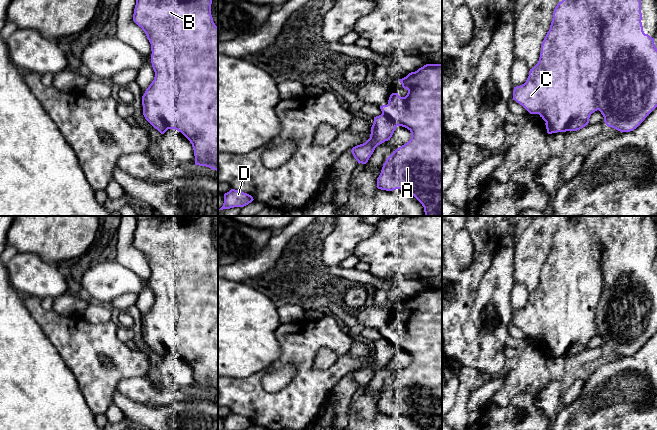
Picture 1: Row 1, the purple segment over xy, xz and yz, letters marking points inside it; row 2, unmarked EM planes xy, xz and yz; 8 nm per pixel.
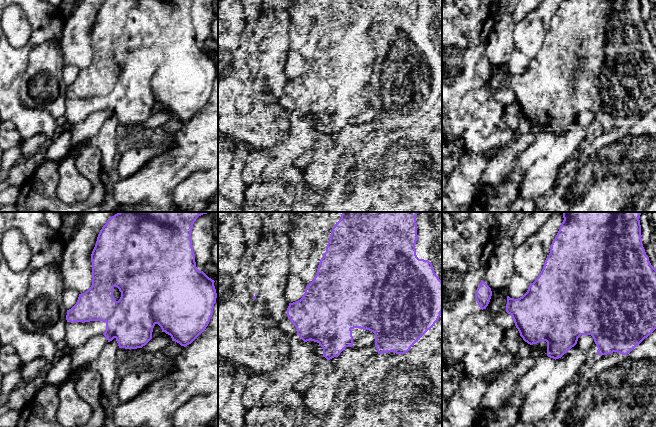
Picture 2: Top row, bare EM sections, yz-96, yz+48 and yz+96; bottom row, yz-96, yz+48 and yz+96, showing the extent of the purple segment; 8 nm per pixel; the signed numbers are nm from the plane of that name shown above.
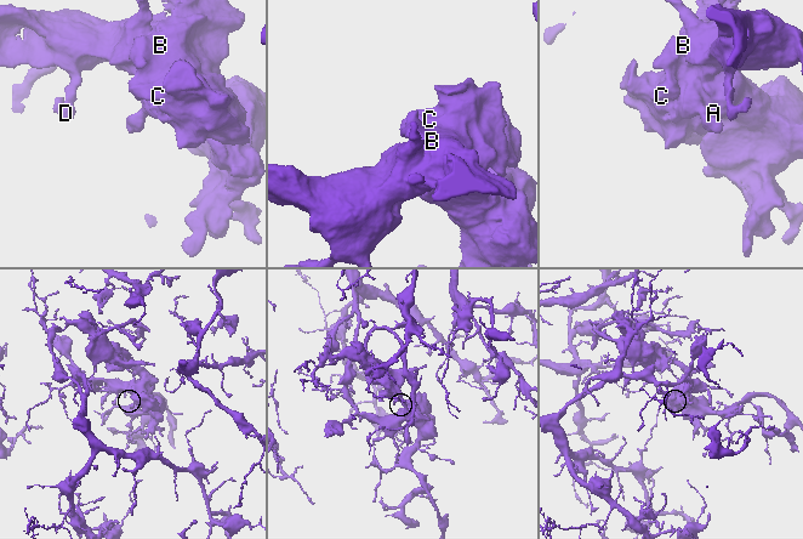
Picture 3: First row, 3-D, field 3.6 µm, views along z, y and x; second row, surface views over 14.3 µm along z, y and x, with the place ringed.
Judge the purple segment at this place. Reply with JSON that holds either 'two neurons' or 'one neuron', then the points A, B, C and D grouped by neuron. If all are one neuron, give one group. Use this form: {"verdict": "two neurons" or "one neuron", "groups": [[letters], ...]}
{"verdict": "two neurons", "groups": [["A", "B", "C"], ["D"]]}

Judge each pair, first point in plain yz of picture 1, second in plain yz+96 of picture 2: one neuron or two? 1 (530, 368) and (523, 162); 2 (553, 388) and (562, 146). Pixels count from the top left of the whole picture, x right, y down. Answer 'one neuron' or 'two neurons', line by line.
1: two neurons
2: one neuron

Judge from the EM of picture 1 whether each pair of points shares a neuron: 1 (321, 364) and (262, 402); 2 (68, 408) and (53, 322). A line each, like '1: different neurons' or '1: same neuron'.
1: different neurons
2: different neurons

